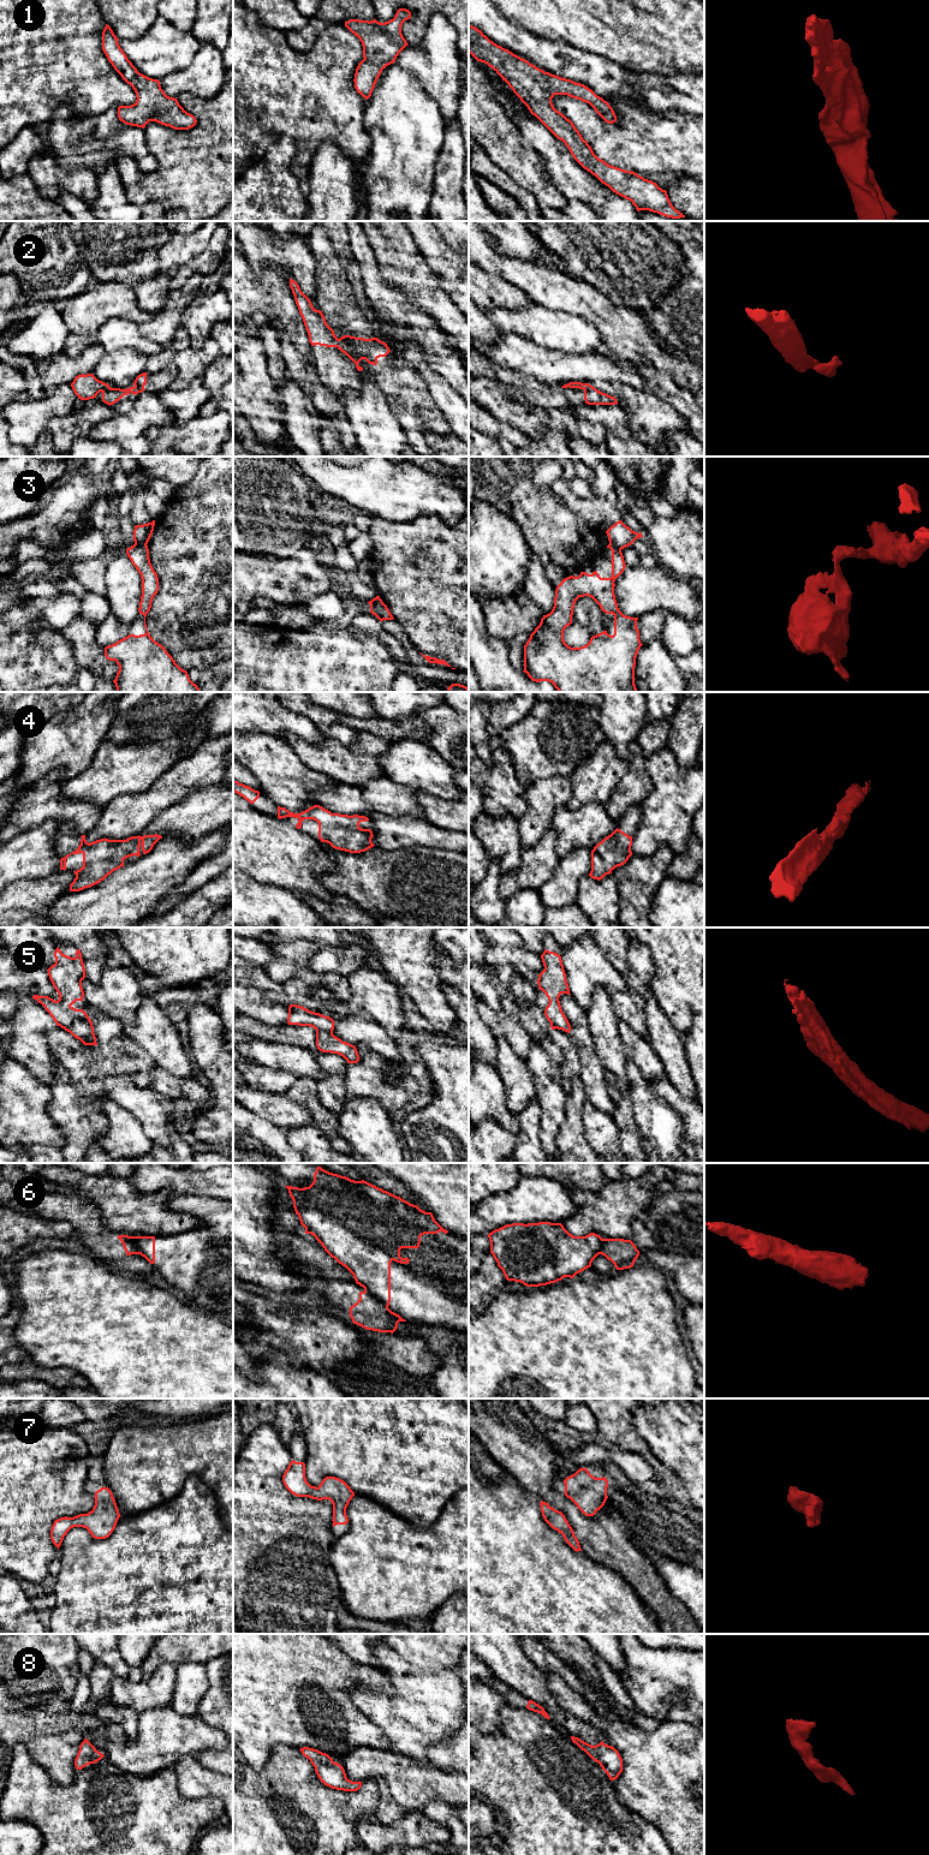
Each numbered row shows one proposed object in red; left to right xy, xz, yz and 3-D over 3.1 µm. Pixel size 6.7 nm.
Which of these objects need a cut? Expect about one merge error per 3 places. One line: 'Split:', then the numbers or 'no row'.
Split: 2, 3, 6

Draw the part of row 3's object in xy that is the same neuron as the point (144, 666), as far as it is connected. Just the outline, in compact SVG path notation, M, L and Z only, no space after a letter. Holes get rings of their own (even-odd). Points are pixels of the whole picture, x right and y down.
M133 544L133 545L131 545L130 548L126 549L126 554L127 554L129 559L131 560L132 565L136 567L136 569L138 571L138 573L141 574L141 578L142 578L142 596L141 596L141 602L139 602L138 612L139 612L139 614L142 614L142 615L144 616L144 627L145 627L145 631L147 631L147 632L145 632L144 634L139 634L139 636L129 634L127 637L118 640L115 644L112 644L112 645L108 645L108 646L105 648L105 656L106 656L106 658L109 660L109 661L115 661L117 664L119 666L119 670L118 670L118 673L117 673L117 676L115 676L115 679L113 680L113 682L115 684L115 687L117 687L117 692L201 692L200 688L198 688L198 686L190 680L187 672L184 670L184 669L181 669L181 668L175 663L175 661L174 661L173 657L167 652L167 650L166 650L161 644L159 644L157 642L155 642L155 640L150 637L150 634L149 634L149 632L148 632L148 630L147 630L145 616L147 616L147 614L149 613L149 610L150 610L150 608L151 608L151 602L153 602L154 596L155 596L155 595L157 594L157 591L159 591L159 578L157 578L157 574L156 574L156 572L154 571L154 568L153 568L153 566L151 566L151 563L150 563L148 545L147 545L147 544Z

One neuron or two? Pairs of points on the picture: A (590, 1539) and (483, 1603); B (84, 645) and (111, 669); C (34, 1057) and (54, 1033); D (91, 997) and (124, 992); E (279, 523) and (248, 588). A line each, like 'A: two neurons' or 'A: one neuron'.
A: two neurons
B: one neuron
C: one neuron
D: one neuron
E: two neurons

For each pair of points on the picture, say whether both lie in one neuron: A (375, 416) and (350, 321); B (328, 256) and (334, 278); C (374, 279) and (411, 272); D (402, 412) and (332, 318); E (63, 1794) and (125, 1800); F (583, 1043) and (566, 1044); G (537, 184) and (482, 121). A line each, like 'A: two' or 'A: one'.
A: two
B: one
C: two
D: one
E: one
F: two
G: one

